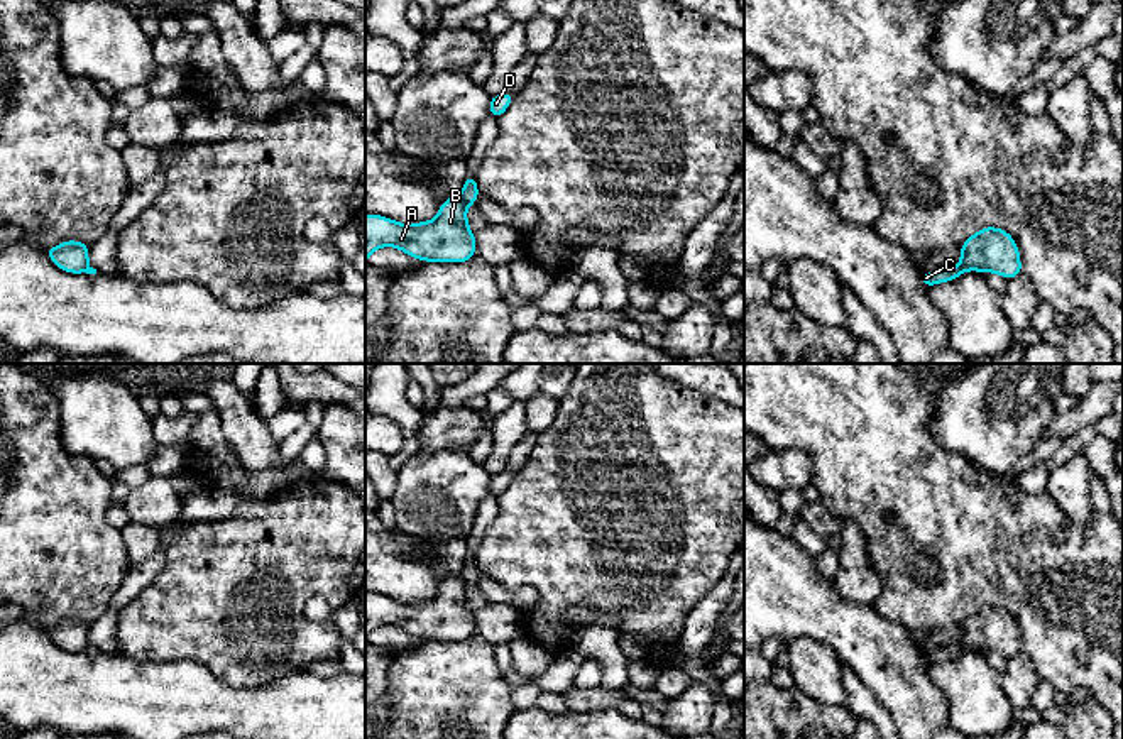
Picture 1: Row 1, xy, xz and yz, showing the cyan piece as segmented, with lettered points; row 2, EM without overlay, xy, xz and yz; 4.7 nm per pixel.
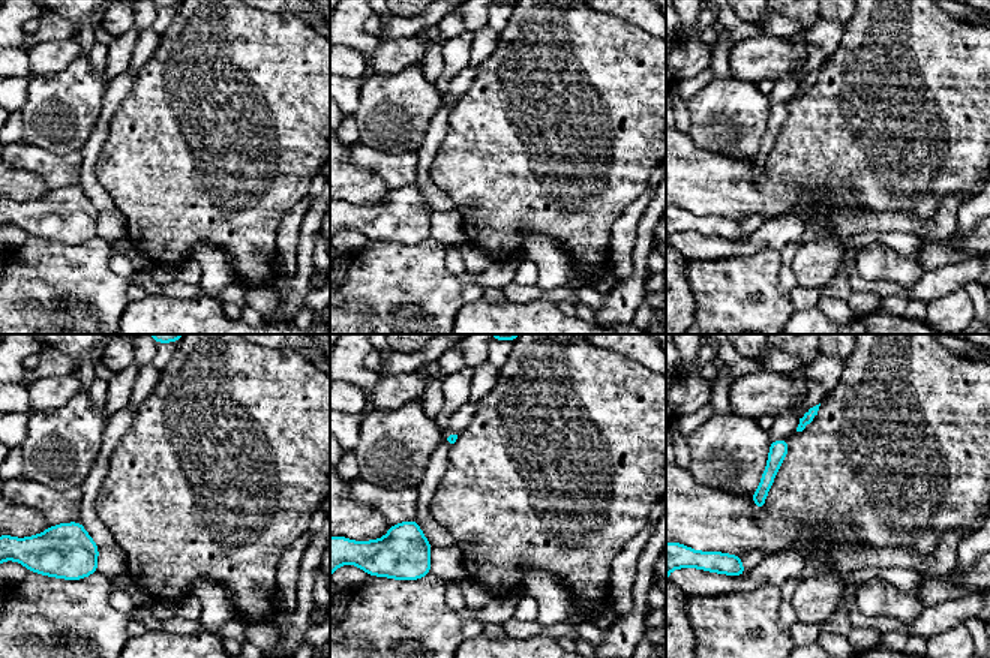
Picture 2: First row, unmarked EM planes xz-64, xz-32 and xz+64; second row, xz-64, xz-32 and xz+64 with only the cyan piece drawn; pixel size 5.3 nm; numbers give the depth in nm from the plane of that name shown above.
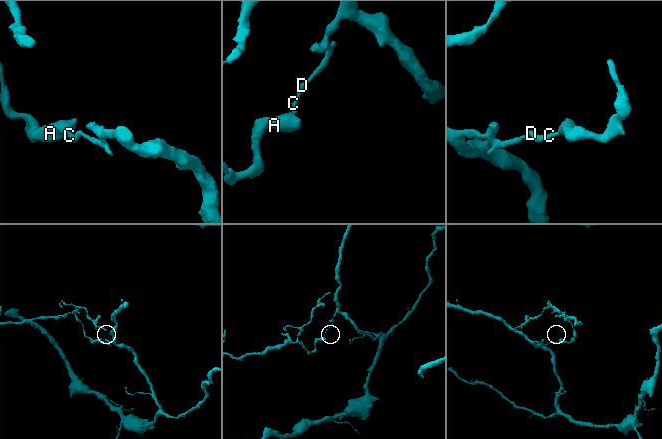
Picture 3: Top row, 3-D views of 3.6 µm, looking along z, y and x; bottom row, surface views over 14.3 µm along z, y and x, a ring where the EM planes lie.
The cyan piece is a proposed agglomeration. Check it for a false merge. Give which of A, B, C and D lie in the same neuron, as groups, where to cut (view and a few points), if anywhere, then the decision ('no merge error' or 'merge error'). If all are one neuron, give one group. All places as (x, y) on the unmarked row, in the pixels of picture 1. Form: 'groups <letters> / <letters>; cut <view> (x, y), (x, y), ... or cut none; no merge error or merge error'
groups A B / C D; cut xz (459, 575), (467, 584); merge error

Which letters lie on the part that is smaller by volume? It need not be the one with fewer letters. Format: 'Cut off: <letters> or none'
Cut off: A, B

